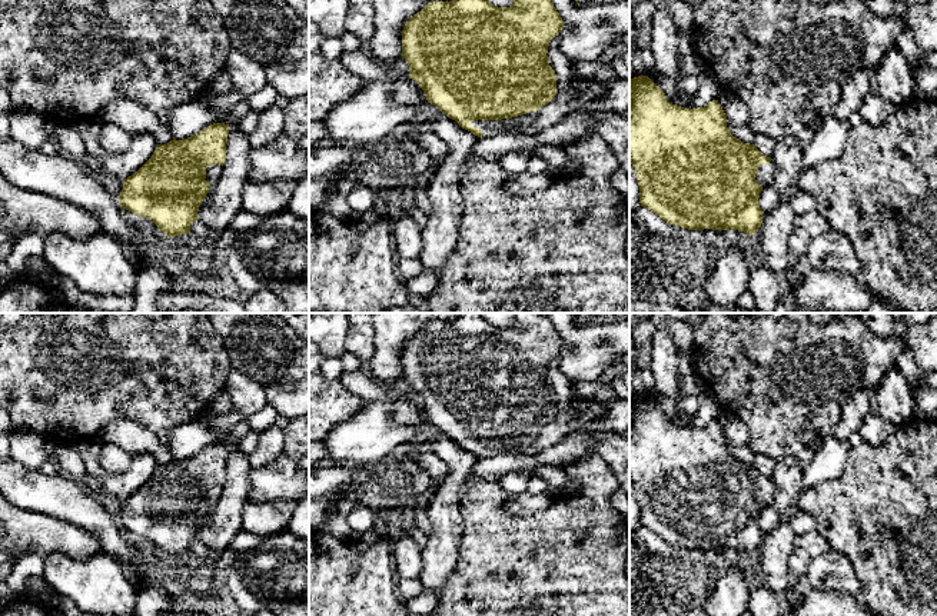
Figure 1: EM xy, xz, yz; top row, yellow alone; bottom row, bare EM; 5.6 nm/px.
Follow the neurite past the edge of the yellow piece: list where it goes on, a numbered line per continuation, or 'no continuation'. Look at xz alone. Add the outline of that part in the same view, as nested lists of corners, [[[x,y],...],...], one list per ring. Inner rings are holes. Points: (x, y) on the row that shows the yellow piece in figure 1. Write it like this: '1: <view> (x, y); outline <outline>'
1: xz (489, 127); outline [[[536,111],[526,113],[512,119],[502,120],[475,120],[471,123],[472,127],[479,127],[482,137],[499,136],[508,133],[515,126],[529,124],[536,119]]]

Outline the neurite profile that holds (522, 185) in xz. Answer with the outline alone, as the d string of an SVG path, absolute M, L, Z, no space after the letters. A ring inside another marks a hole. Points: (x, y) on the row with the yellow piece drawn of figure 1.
M518 173L502 176L501 182L504 189L516 197L528 197L538 192L545 190L552 184L556 174L545 173Z

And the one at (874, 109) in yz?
M865 93L858 109L863 120L873 126L884 124L897 110L898 107L886 100L880 93Z

